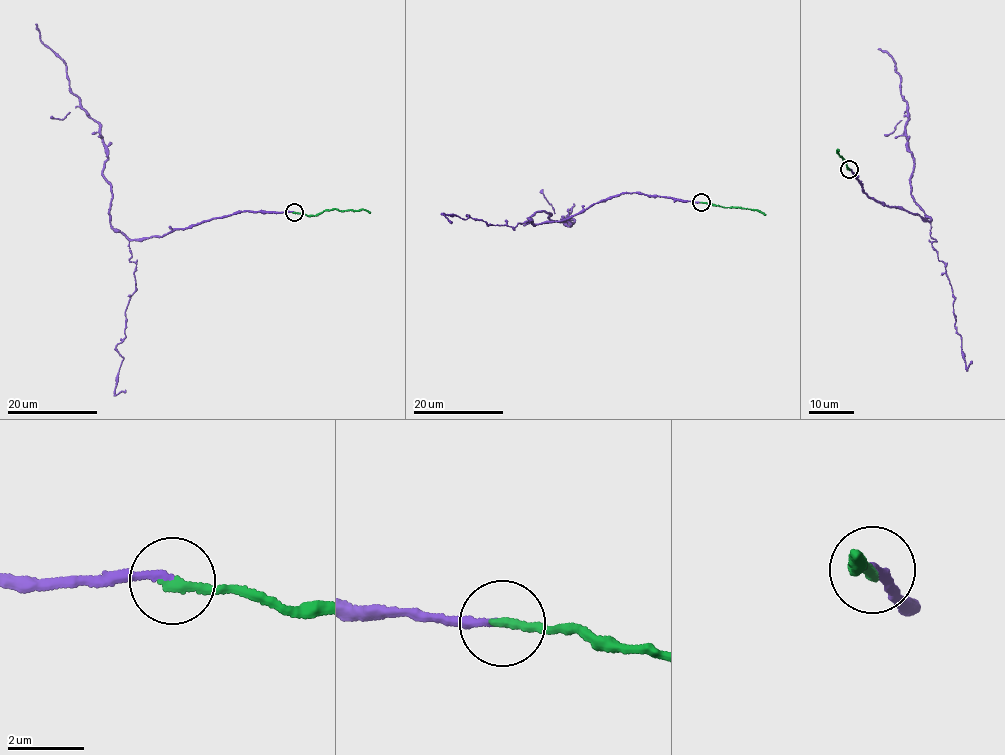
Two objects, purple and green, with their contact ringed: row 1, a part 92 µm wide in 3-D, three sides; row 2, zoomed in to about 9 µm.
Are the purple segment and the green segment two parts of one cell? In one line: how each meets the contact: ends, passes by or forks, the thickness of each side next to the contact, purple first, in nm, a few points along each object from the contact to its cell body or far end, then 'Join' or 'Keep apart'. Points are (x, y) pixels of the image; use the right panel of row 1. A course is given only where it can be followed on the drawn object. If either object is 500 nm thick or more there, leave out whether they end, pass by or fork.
At the ring purple ends. At the ring green ends. Thickness 170 nm (purple) against 260 nm. Course of purple: (849, 169), (875, 200), (931, 219), (911, 194), (913, 157), (900, 75), (887, 53), (877, 49). Course of green: (849, 169), (836, 152), (838, 149). Join

